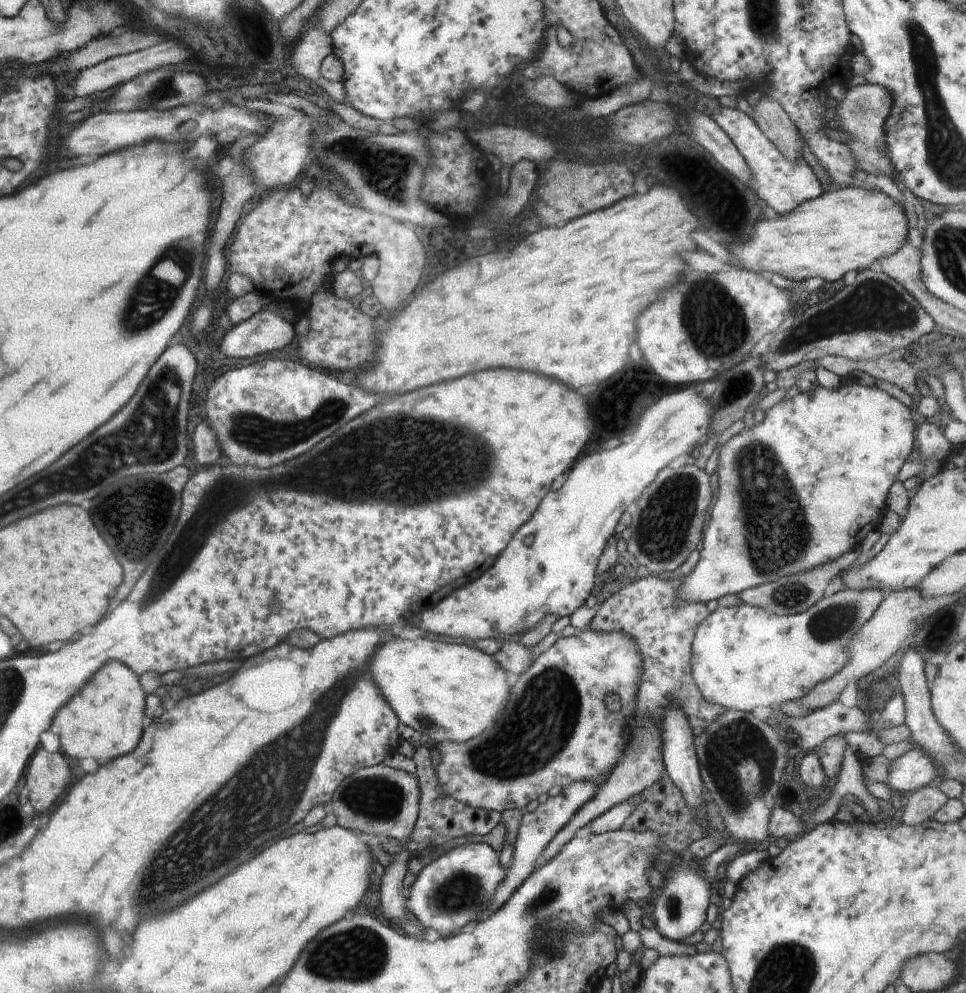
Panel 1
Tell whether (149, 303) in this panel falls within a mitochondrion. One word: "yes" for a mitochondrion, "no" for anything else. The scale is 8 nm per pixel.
yes

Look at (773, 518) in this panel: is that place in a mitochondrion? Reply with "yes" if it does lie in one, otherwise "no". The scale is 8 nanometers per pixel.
yes

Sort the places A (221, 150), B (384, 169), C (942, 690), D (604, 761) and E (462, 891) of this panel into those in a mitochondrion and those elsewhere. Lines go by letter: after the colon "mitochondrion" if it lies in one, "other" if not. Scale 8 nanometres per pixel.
A: other
B: mitochondrion
C: other
D: other
E: mitochondrion

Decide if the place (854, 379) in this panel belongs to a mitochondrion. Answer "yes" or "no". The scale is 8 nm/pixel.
no

